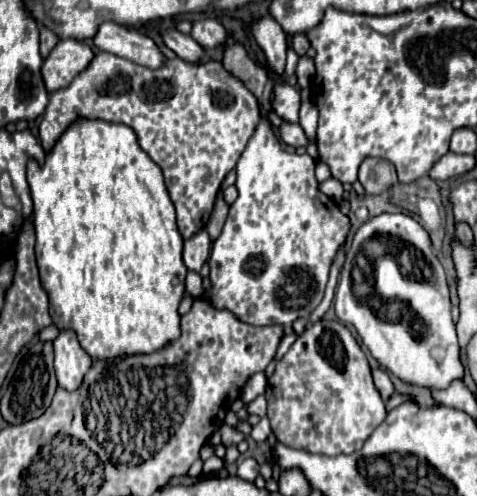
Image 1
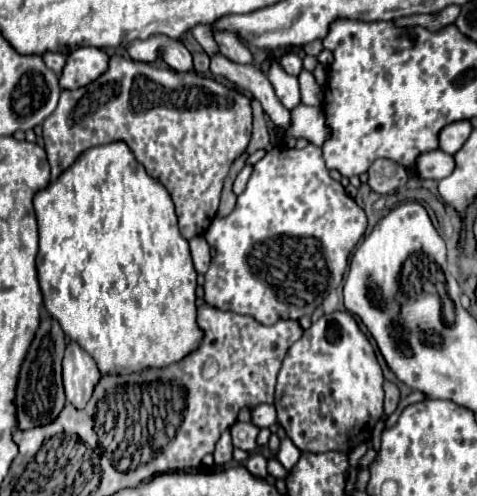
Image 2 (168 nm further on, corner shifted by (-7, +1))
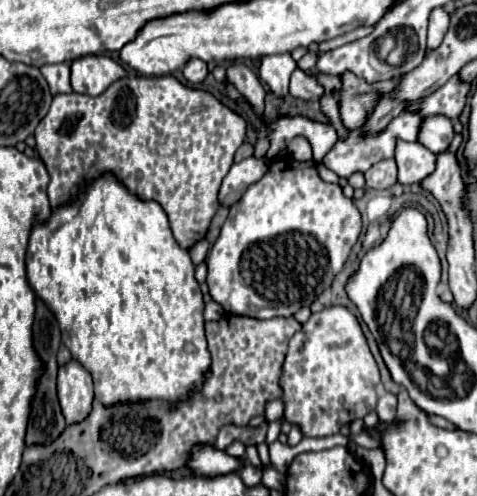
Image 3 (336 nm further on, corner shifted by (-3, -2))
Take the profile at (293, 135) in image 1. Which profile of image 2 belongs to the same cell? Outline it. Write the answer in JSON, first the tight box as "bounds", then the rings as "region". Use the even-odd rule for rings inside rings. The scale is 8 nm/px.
{"bounds":[209,53,291,131],"region":[[[221,53],[211,55],[209,65],[213,75],[223,75],[229,81],[233,81],[237,87],[243,87],[253,93],[255,99],[261,101],[265,113],[271,117],[273,125],[277,125],[281,131],[287,131],[291,127],[291,113],[281,105],[281,101],[275,95],[273,85],[269,83],[267,75],[257,69],[255,65],[239,65],[223,57]]]}

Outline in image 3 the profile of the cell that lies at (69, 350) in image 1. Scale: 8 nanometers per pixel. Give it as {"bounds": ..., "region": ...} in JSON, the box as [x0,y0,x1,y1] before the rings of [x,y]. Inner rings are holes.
{"bounds":[57,360,93,424],"region":[[[75,360],[61,366],[57,376],[57,396],[67,424],[83,422],[93,404],[91,374]]]}

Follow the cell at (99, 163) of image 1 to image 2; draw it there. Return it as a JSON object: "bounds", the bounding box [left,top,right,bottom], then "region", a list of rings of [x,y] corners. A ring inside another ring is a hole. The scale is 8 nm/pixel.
{"bounds":[33,141,203,375],"region":[[[113,141],[109,145],[91,147],[79,155],[79,159],[67,167],[55,181],[51,181],[45,189],[39,189],[33,197],[37,223],[39,223],[39,253],[37,253],[37,277],[43,293],[43,305],[49,311],[53,319],[59,321],[65,335],[69,339],[77,341],[99,365],[101,373],[117,373],[125,375],[127,371],[143,371],[143,367],[165,367],[167,363],[175,363],[183,359],[187,353],[191,353],[197,345],[203,333],[199,331],[195,323],[197,305],[195,305],[195,287],[197,287],[197,271],[191,261],[189,243],[183,239],[177,227],[177,215],[175,205],[171,201],[171,195],[167,189],[147,173],[147,169],[135,159],[133,151],[125,141]]]}

